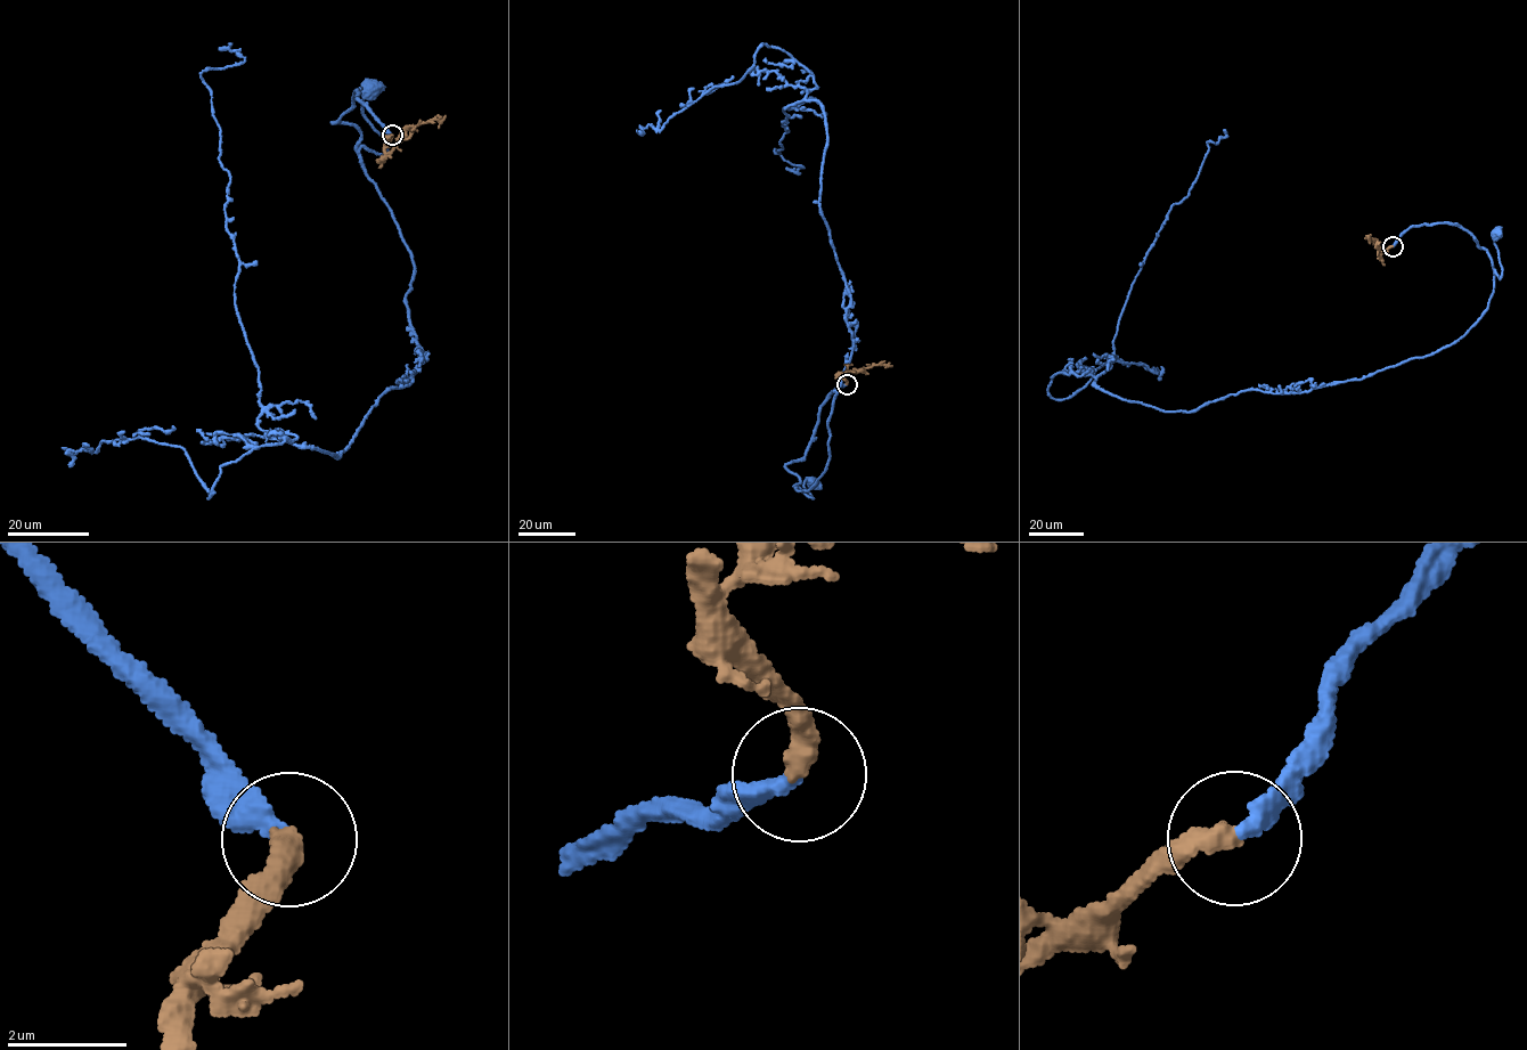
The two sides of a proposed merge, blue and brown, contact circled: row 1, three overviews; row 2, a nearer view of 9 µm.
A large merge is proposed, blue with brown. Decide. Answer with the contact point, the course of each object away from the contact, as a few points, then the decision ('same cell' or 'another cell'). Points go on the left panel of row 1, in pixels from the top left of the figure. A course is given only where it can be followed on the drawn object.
place (392, 135); course blue (391, 135), (357, 90), (333, 121), (354, 125), (357, 147), (386, 151), (364, 114), (367, 88); course brown (391, 135), (386, 153), (410, 127), (443, 120), (446, 115); same cell

